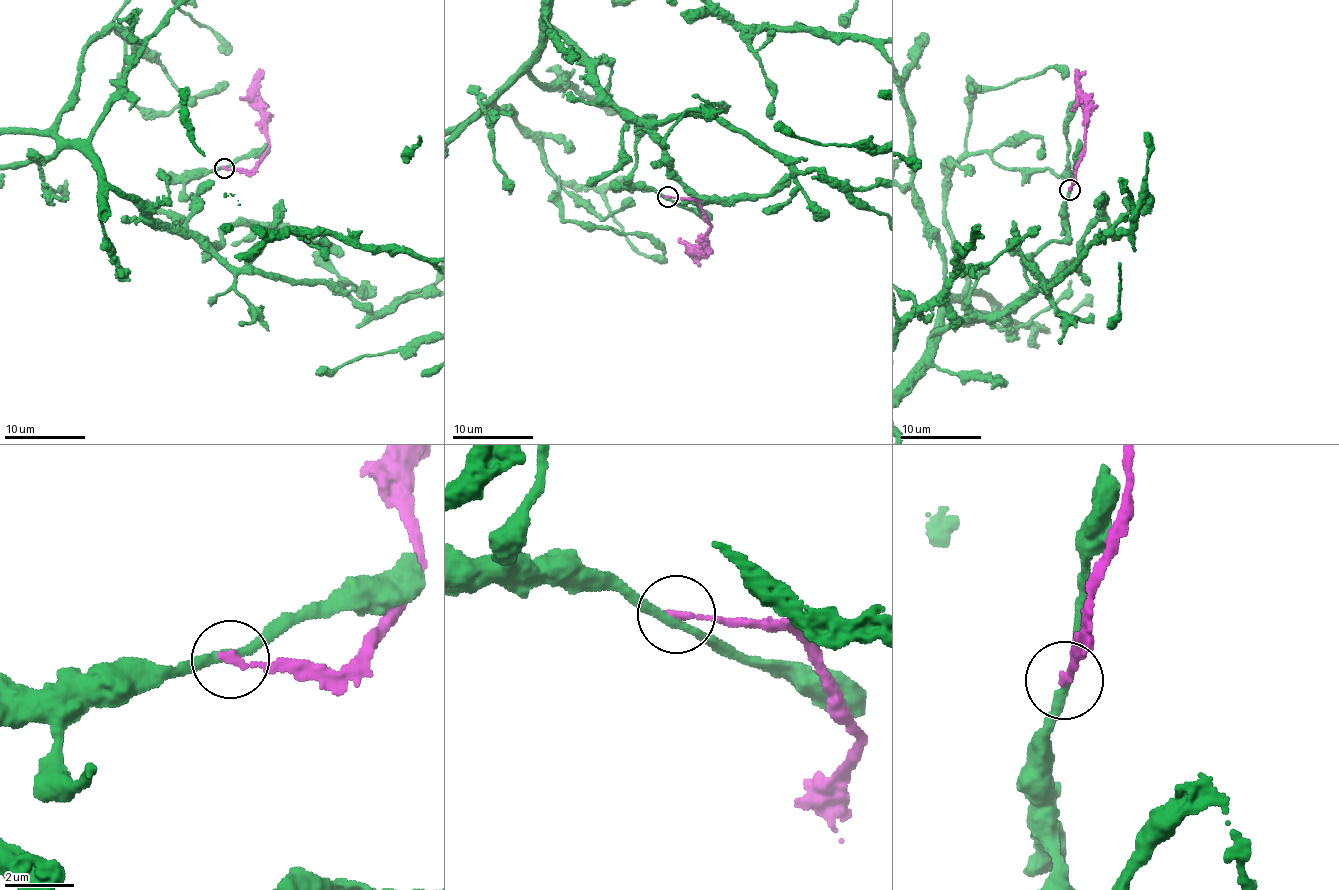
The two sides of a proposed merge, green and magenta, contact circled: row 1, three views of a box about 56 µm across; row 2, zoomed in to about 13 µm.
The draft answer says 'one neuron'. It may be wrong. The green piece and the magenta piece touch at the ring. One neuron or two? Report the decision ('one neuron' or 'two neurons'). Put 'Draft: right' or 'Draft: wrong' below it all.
one neuron
Draft: right

